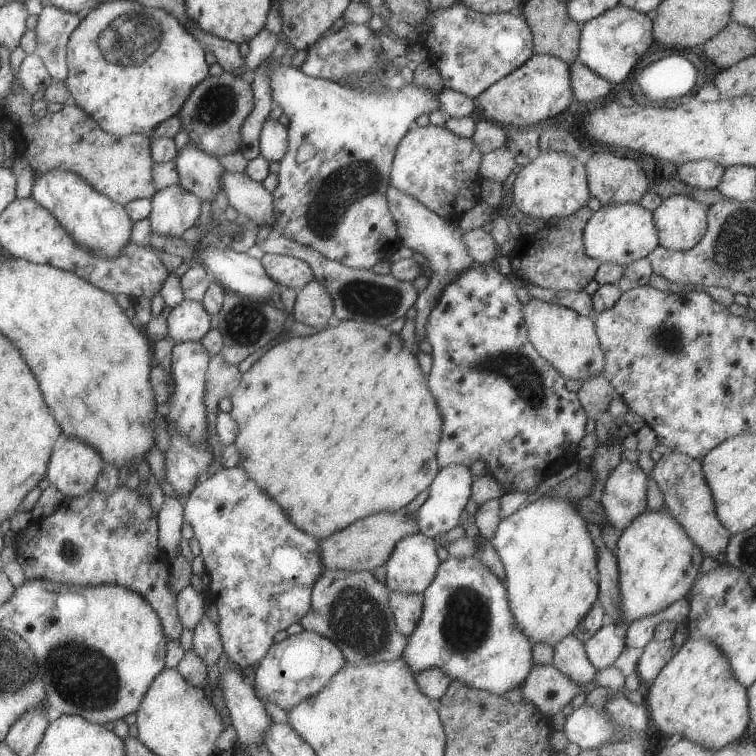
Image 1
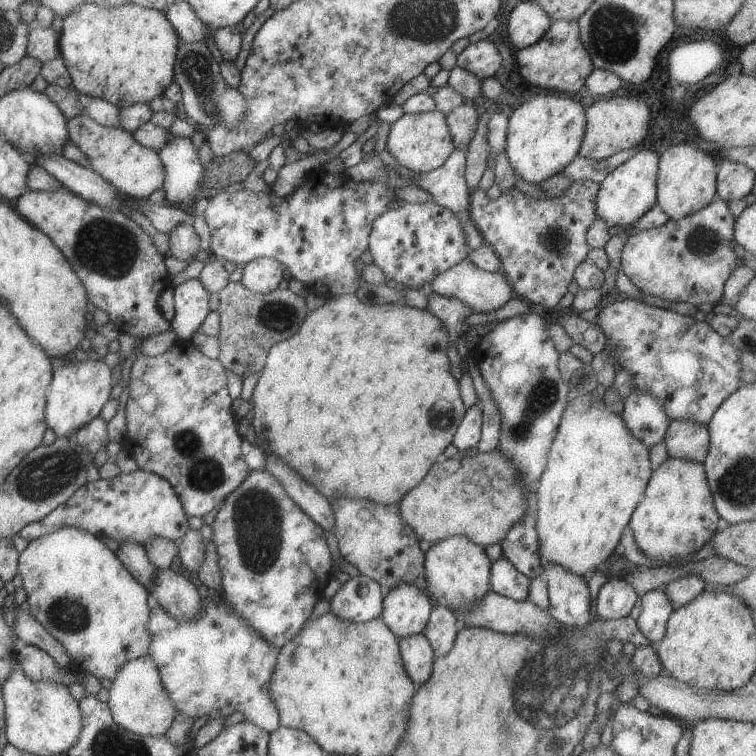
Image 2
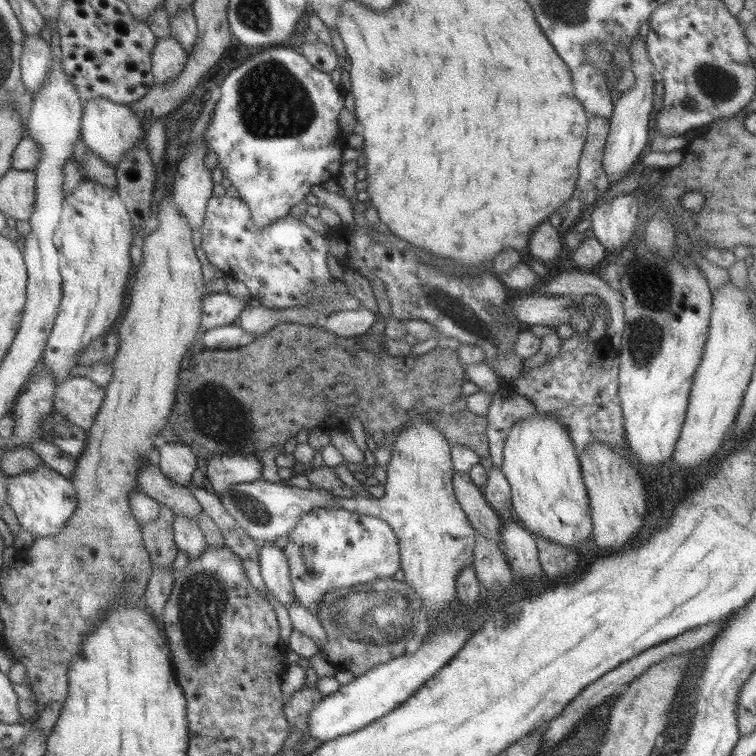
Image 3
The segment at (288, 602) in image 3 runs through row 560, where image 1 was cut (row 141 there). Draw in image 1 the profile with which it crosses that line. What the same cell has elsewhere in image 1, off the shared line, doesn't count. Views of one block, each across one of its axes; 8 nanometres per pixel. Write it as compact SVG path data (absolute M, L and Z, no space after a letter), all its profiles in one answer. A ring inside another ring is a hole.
M268 119L261 127L258 145L260 155L269 162L278 163L287 150L288 134L277 119Z

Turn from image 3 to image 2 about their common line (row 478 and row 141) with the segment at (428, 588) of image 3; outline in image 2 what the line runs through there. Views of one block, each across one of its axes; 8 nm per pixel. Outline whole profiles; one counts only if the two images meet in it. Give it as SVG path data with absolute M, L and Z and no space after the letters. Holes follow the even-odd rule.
M435 109L421 114L403 113L397 121L389 125L386 149L393 155L399 165L405 166L416 175L439 168L455 148L445 115Z

